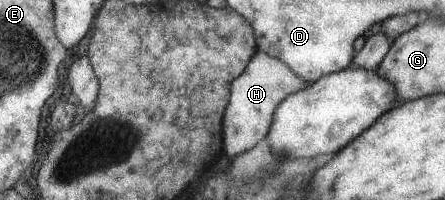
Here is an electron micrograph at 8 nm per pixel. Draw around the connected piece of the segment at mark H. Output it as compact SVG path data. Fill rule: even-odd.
M258 51L246 71L233 83L231 100L223 121L225 153L228 157L236 157L266 138L274 123L275 111L279 103L289 95L298 93L308 86L308 81L296 75L284 61L266 52Z

